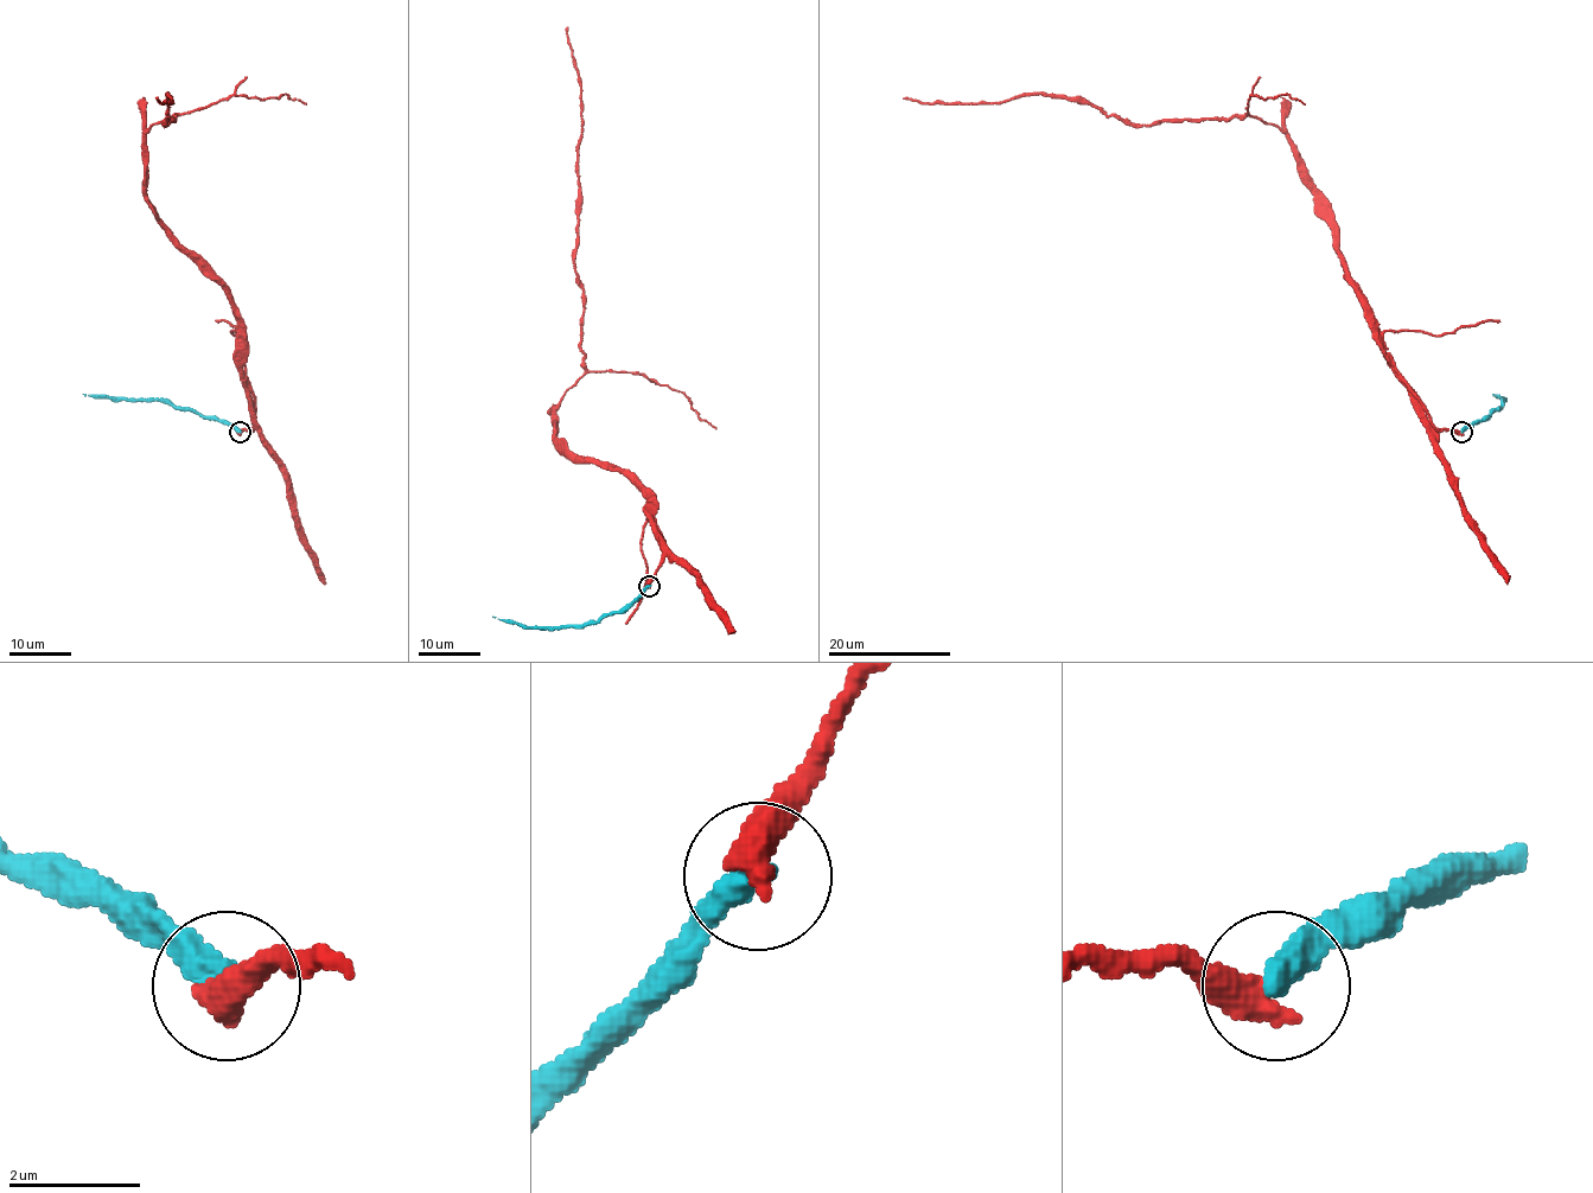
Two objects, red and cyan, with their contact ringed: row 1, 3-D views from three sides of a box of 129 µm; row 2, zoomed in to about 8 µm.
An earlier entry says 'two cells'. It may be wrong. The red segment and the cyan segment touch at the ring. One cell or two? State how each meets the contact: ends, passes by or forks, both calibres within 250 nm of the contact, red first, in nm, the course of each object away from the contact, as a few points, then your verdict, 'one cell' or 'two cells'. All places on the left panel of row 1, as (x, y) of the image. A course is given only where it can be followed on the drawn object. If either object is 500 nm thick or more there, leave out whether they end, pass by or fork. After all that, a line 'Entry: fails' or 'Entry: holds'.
600 nm thick on the red side, 480 nm on the other; red runs (240, 433), (252, 419), (240, 320), (146, 196), (146, 133), (174, 115), (166, 125), (172, 102), (158, 99); cyan runs (240, 432), (159, 401), (82, 394); one cell
Entry: fails

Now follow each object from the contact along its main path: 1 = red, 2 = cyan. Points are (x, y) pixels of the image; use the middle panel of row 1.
1: (649, 586), (662, 550), (649, 502), (555, 438), (555, 407), (585, 372), (568, 27)
2: (649, 586), (622, 608), (579, 626), (520, 626), (492, 617)

